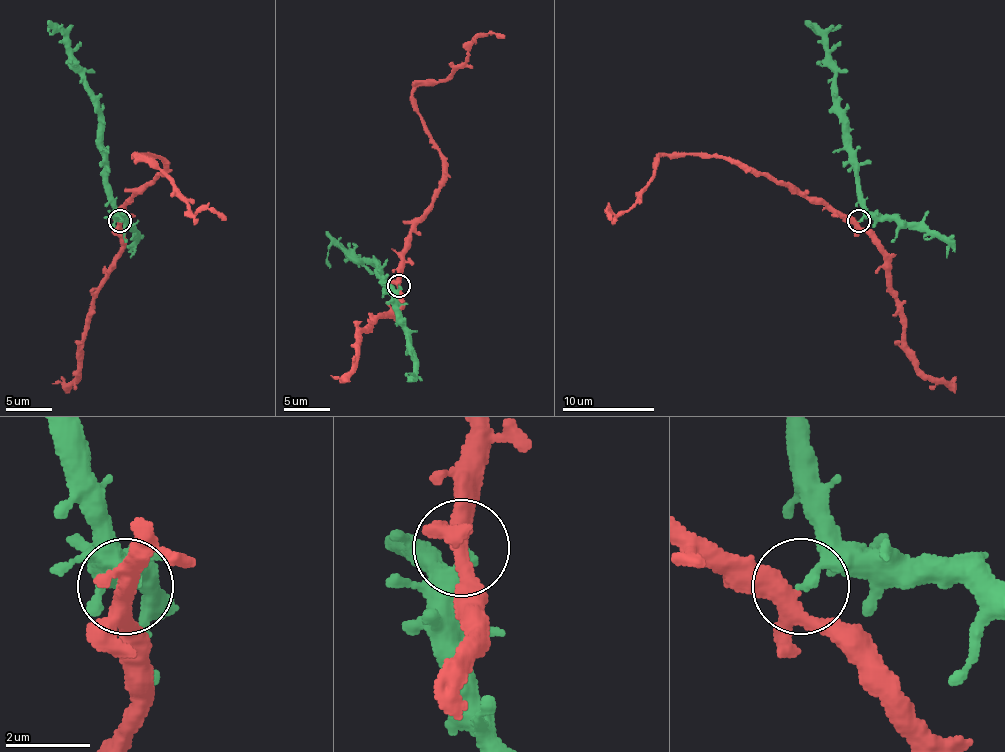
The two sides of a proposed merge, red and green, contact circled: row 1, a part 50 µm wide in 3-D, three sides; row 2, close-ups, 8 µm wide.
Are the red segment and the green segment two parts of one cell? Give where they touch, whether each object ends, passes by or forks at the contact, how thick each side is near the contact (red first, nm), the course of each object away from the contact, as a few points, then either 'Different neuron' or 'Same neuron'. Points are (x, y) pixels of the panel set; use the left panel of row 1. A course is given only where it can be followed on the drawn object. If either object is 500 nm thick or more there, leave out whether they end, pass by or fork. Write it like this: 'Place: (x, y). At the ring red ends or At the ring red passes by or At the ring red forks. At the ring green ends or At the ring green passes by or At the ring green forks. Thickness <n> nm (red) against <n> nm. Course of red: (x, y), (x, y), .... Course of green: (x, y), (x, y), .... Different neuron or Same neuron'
Place: (120, 221). At the ring red forks. At the ring green ends. Thickness 320 nm (red) against 240 nm. Course of red: (120, 220), (164, 167), (160, 158), (139, 154), (192, 213), (208, 209), (226, 220). Course of green: (120, 220), (107, 181), (102, 112), (67, 41), (58, 31), (49, 31), (51, 25). Different neuron

